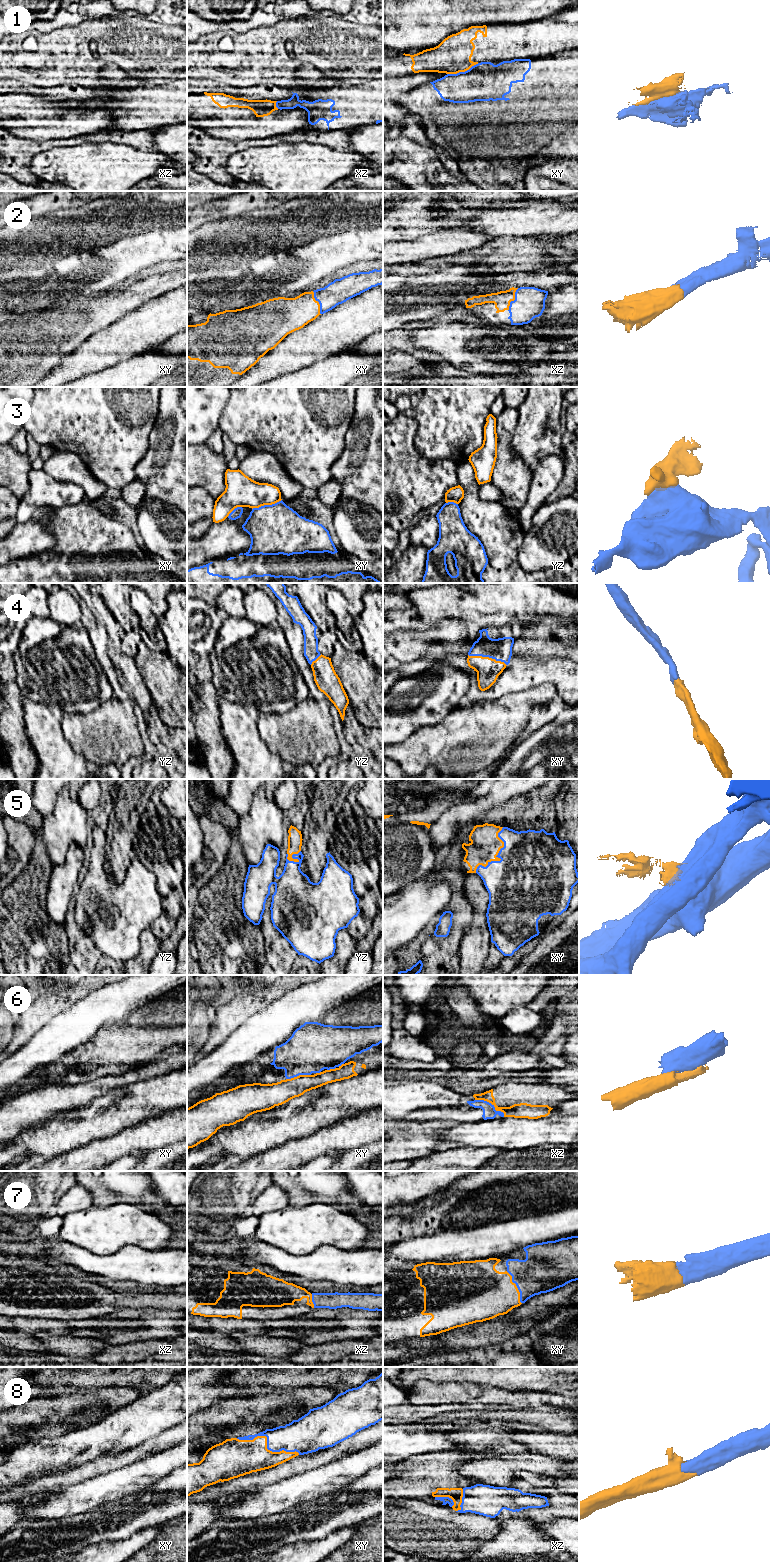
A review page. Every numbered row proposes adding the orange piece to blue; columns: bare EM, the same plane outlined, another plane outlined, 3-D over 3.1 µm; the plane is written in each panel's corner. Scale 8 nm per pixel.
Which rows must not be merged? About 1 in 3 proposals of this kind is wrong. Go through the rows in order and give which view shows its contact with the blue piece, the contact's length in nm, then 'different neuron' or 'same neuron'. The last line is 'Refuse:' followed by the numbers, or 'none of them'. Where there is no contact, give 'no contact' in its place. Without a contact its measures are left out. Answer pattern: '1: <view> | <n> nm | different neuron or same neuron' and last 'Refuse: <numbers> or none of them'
1: xy | 280 nm | different neuron
2: xy | 200 nm | same neuron
3: xy | 260 nm | same neuron
4: xy | 320 nm | same neuron
5: xy | 440 nm | same neuron
6: xz | 280 nm | different neuron
7: xy | 300 nm | same neuron
8: xy | 550 nm | same neuron
Refuse: 1, 6

